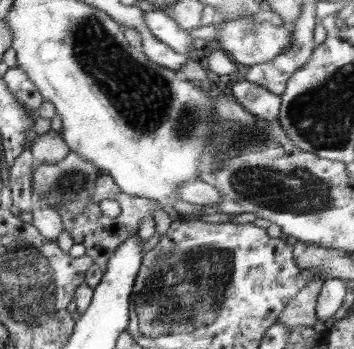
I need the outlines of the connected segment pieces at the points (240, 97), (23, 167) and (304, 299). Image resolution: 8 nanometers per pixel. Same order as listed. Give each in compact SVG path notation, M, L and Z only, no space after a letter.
M238 80L229 92L250 114L257 118L274 120L279 115L281 98L257 84L247 80Z
M24 149L20 158L9 170L9 186L12 190L14 204L20 208L21 212L30 212L34 204L31 182L36 164L31 149Z
M324 278L310 281L304 290L300 291L300 294L284 307L283 313L276 318L276 324L282 324L291 330L300 326L314 327L317 319L316 306L324 281Z

